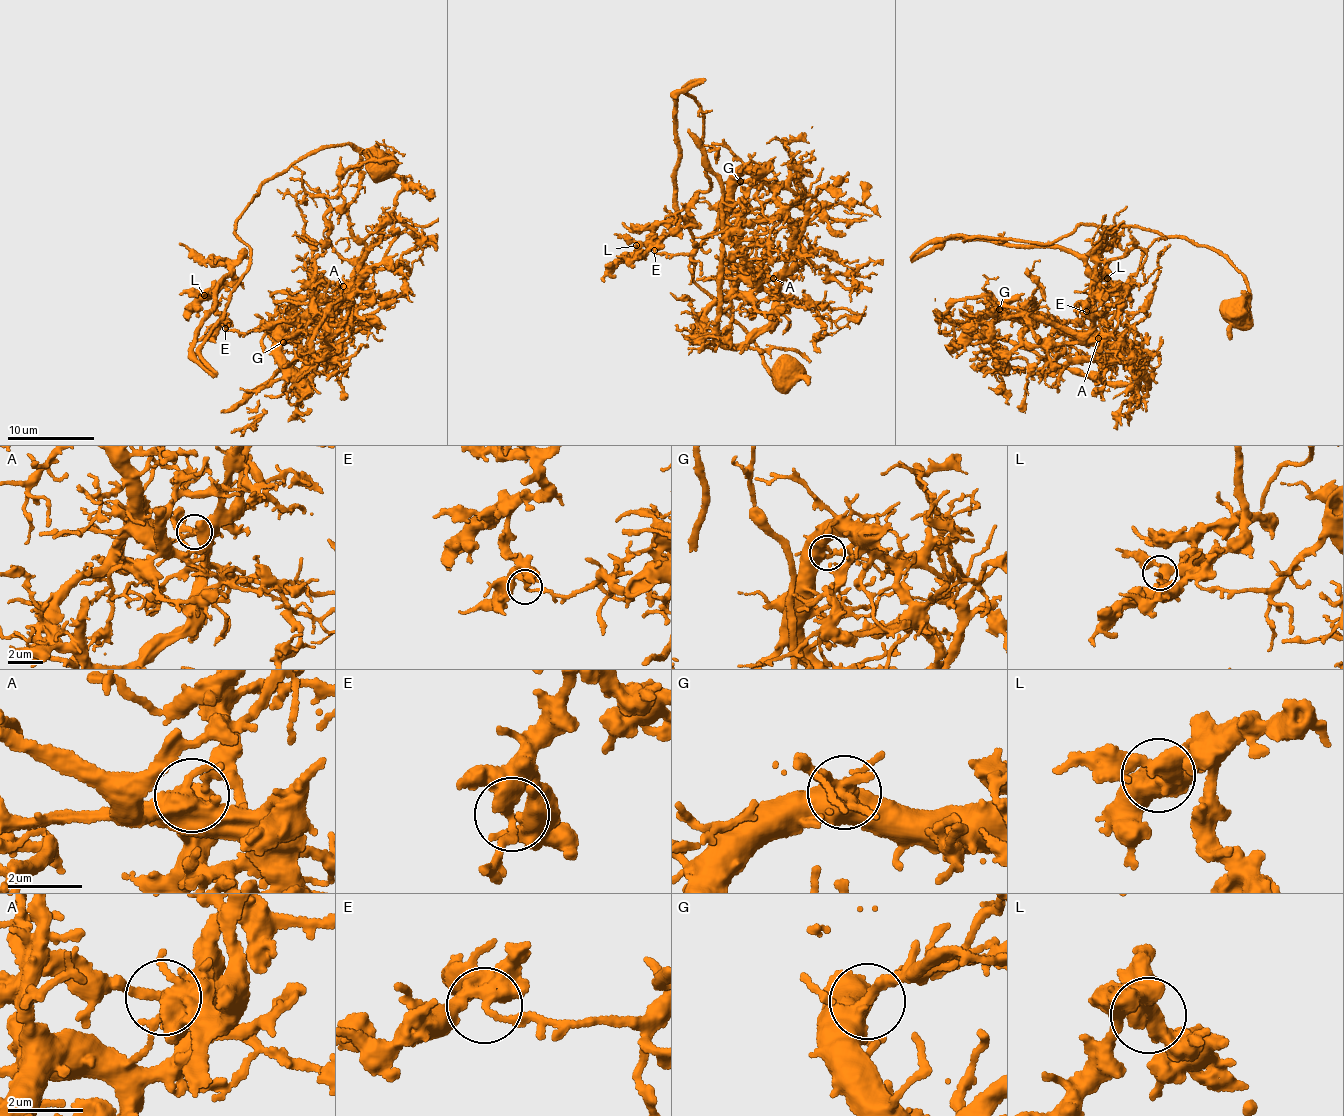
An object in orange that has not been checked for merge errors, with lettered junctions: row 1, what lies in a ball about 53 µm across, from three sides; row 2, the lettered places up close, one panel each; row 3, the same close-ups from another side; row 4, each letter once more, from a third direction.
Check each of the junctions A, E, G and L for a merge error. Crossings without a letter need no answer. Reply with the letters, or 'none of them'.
A, E

